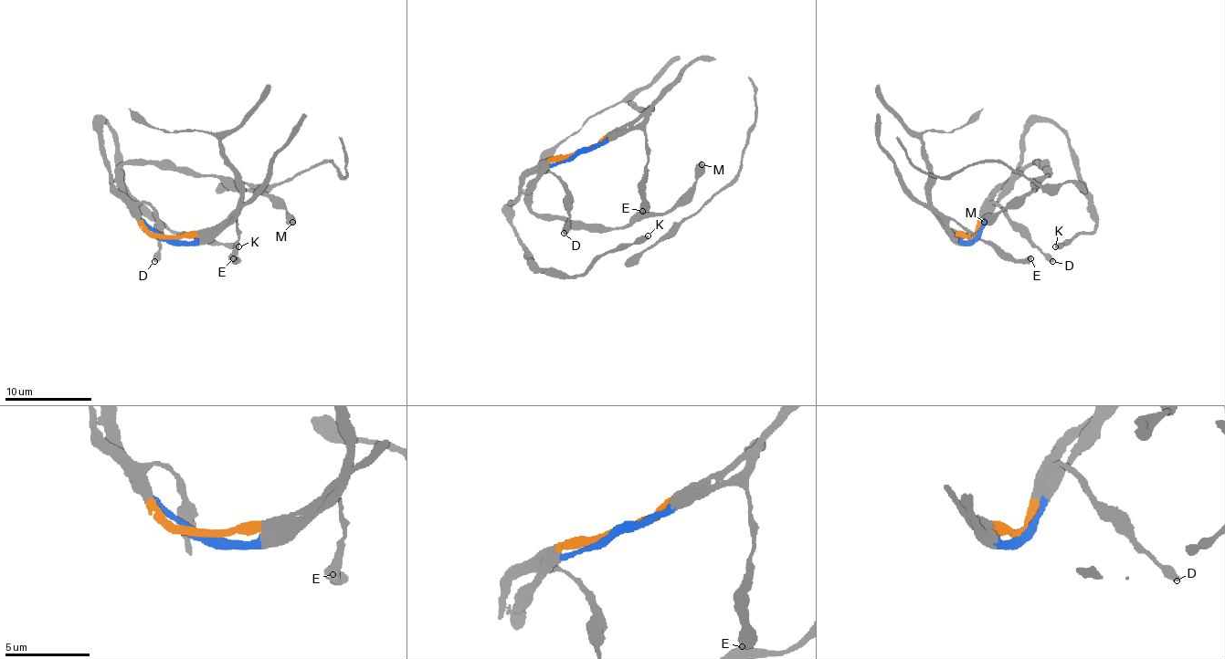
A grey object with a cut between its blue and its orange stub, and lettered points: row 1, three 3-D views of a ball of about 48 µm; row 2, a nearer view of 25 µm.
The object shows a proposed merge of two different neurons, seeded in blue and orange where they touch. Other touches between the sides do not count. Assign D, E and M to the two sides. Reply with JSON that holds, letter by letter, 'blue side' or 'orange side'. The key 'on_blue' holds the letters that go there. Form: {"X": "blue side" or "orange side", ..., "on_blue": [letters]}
{"D": "orange side", "E": "blue side", "M": "blue side", "on_blue": ["E", "M"]}

